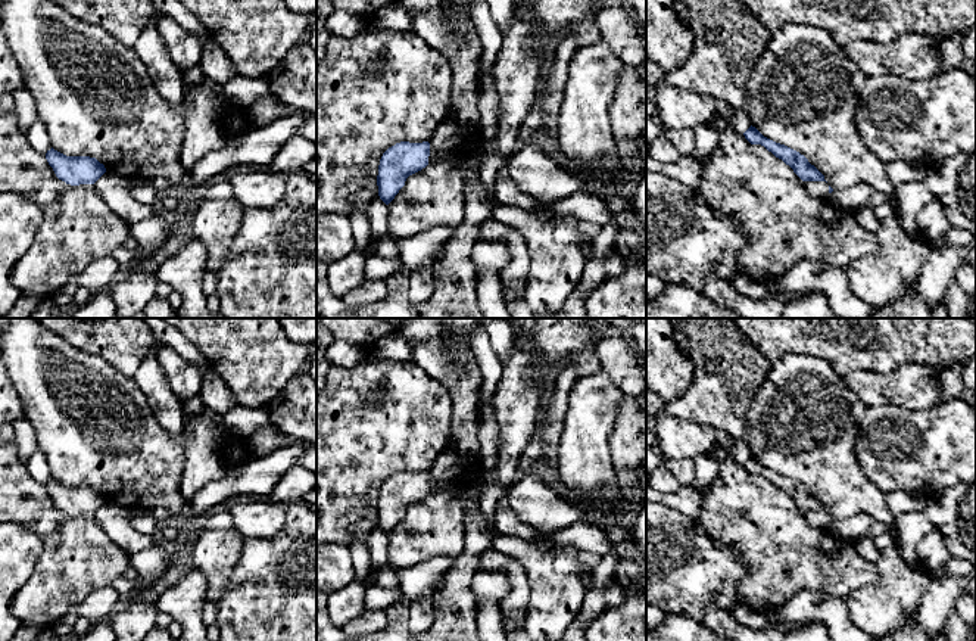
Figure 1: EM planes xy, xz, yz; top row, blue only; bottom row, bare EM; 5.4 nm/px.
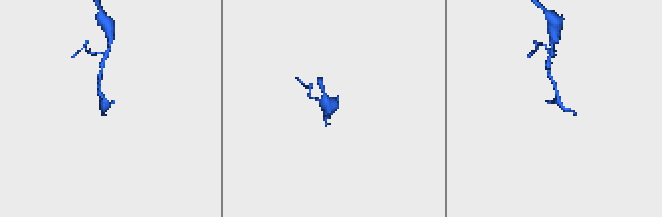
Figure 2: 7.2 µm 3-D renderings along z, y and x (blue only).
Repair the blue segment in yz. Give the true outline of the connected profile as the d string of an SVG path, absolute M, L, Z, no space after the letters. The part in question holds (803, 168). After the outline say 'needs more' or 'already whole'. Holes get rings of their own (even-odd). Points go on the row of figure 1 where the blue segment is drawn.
M751 125L743 136L751 144L761 144L782 159L802 181L826 181L824 175L804 155L764 137L755 127Z; already whole

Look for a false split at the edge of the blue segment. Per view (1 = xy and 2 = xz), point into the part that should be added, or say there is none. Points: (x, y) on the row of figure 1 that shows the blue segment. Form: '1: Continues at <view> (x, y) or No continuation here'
1: No continuation here
2: No continuation here

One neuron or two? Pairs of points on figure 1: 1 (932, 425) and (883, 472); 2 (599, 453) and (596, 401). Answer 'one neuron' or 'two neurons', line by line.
1: one neuron
2: one neuron

